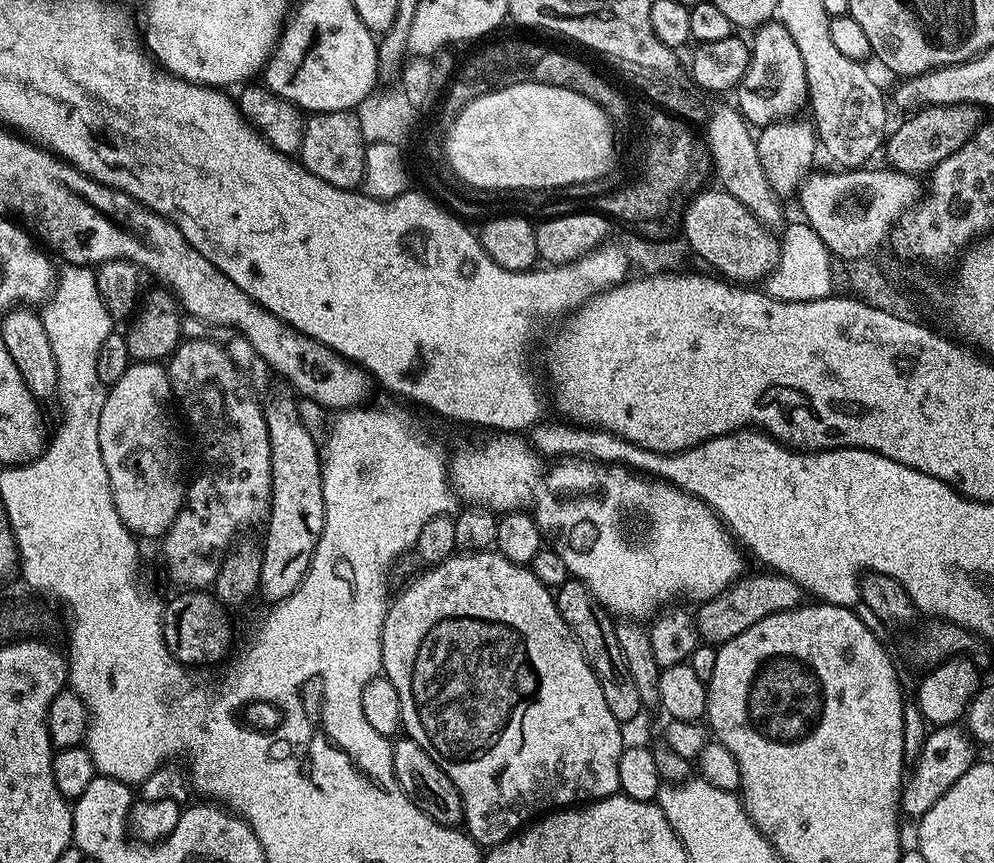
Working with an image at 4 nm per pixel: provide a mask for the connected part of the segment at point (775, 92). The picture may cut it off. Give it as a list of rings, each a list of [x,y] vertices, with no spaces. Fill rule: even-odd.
[[[769,22],[755,29],[750,40],[752,61],[735,89],[734,97],[740,105],[738,111],[749,122],[784,122],[800,107],[808,104],[806,66],[802,66],[802,54],[790,34],[779,22]]]

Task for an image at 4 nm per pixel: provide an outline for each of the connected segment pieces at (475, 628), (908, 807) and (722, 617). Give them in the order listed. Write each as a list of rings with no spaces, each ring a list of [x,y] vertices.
[[[468,550],[449,556],[428,572],[410,585],[384,613],[382,672],[390,682],[394,682],[394,690],[398,690],[398,698],[402,702],[400,722],[407,739],[418,742],[418,746],[422,746],[422,750],[426,750],[426,754],[430,754],[430,758],[434,758],[436,765],[448,775],[450,782],[458,786],[464,807],[463,823],[468,835],[481,846],[495,846],[541,814],[617,795],[620,792],[618,762],[626,747],[624,736],[620,733],[621,721],[610,714],[602,686],[598,686],[598,678],[589,666],[580,643],[572,637],[566,622],[562,622],[553,593],[534,578],[531,567],[510,562],[495,550]]]
[[[961,723],[937,725],[931,729],[923,747],[922,754],[915,761],[914,774],[909,777],[901,795],[903,811],[908,815],[921,816],[934,804],[972,766],[977,763],[977,743],[973,735],[962,728]]]
[[[781,574],[774,576],[756,576],[753,580],[741,579],[731,590],[713,600],[705,600],[694,612],[694,629],[697,637],[705,644],[719,646],[730,642],[730,638],[738,638],[742,630],[754,626],[754,622],[762,622],[770,614],[785,612],[791,608],[799,608],[802,603],[802,589],[790,577]]]

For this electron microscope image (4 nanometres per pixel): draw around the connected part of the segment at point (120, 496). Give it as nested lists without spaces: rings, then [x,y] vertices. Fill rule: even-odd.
[[[160,362],[151,363],[131,363],[128,365],[126,374],[118,378],[107,389],[108,397],[102,406],[102,418],[98,418],[98,446],[102,446],[102,462],[106,462],[106,474],[110,474],[110,490],[114,498],[114,506],[118,510],[118,518],[126,525],[129,532],[137,537],[157,536],[163,537],[169,526],[174,522],[174,518],[184,507],[186,499],[186,479],[184,480],[184,436],[180,433],[180,428],[176,425],[176,420],[172,417],[172,408],[174,412],[174,397],[172,395],[172,383],[168,377],[167,367]]]

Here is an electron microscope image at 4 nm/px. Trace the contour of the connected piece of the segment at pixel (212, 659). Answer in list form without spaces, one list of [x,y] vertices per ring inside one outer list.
[[[184,590],[162,608],[164,641],[173,658],[189,666],[216,664],[232,648],[229,609],[208,590]]]

